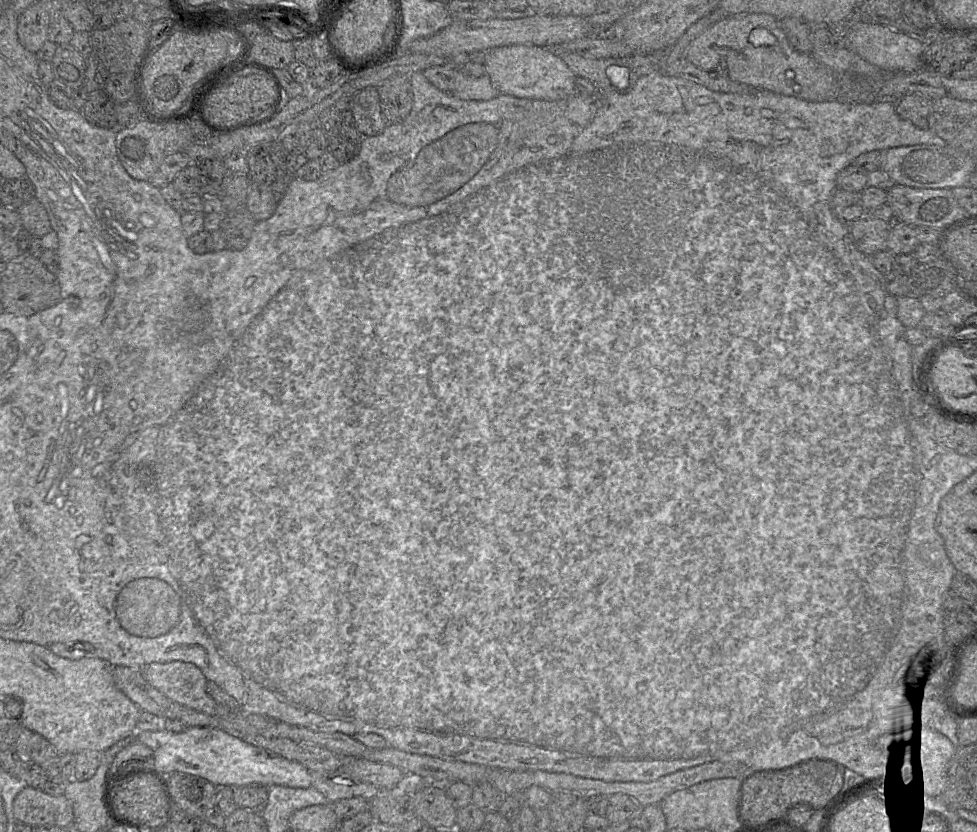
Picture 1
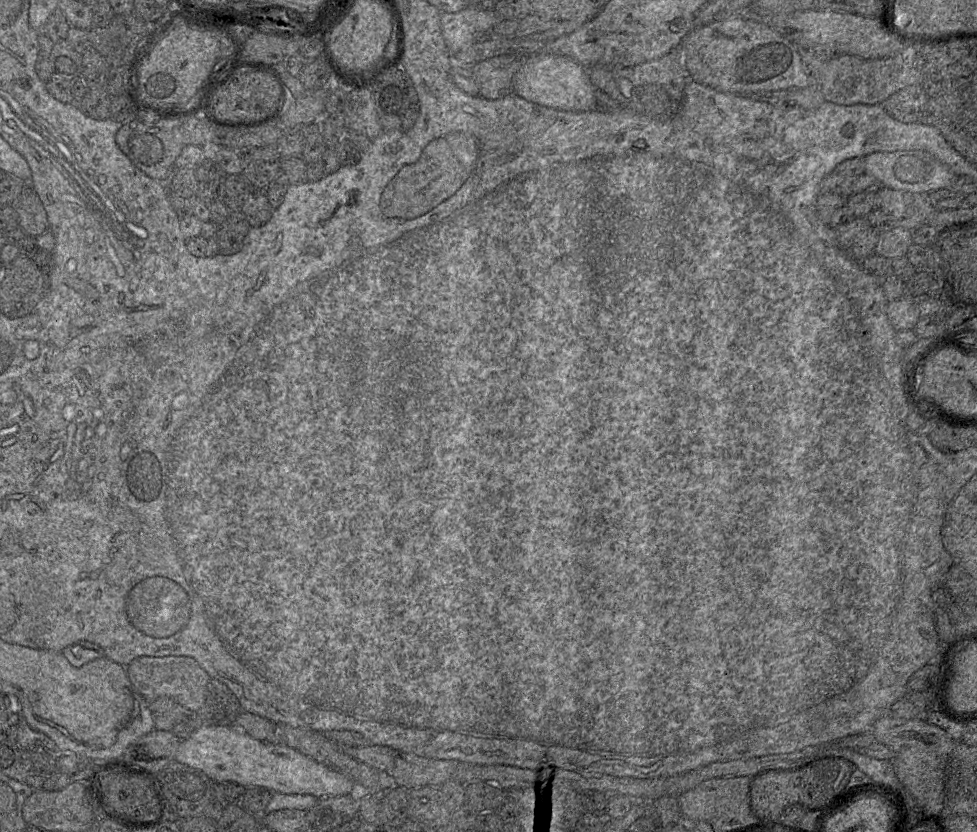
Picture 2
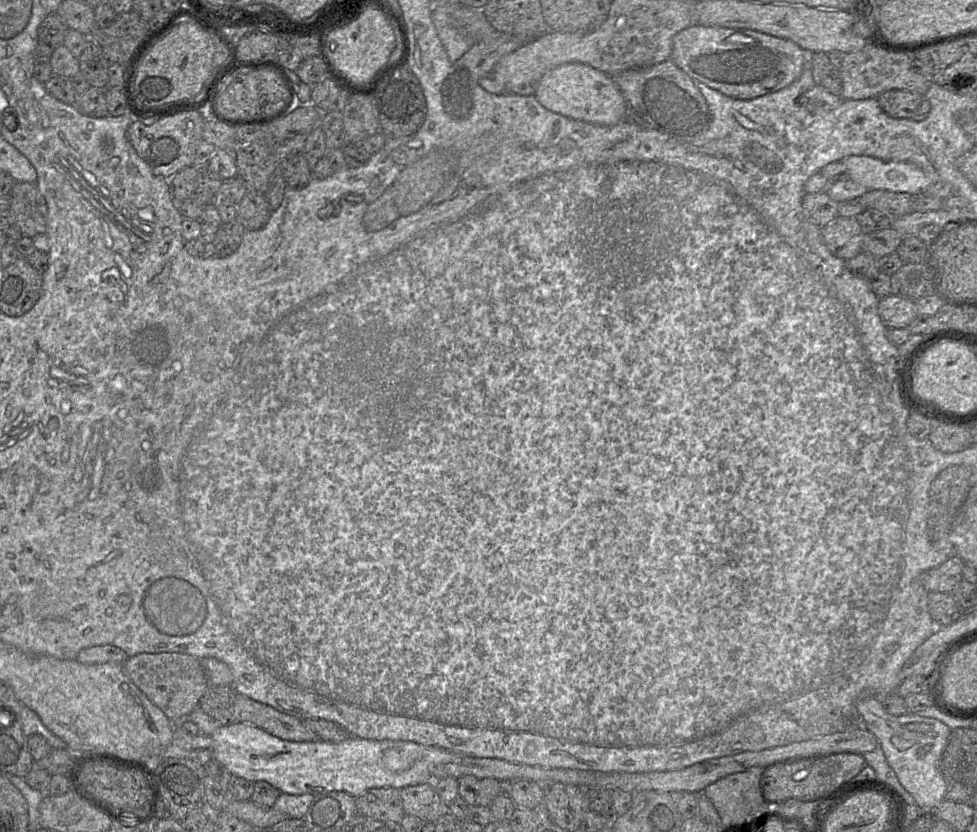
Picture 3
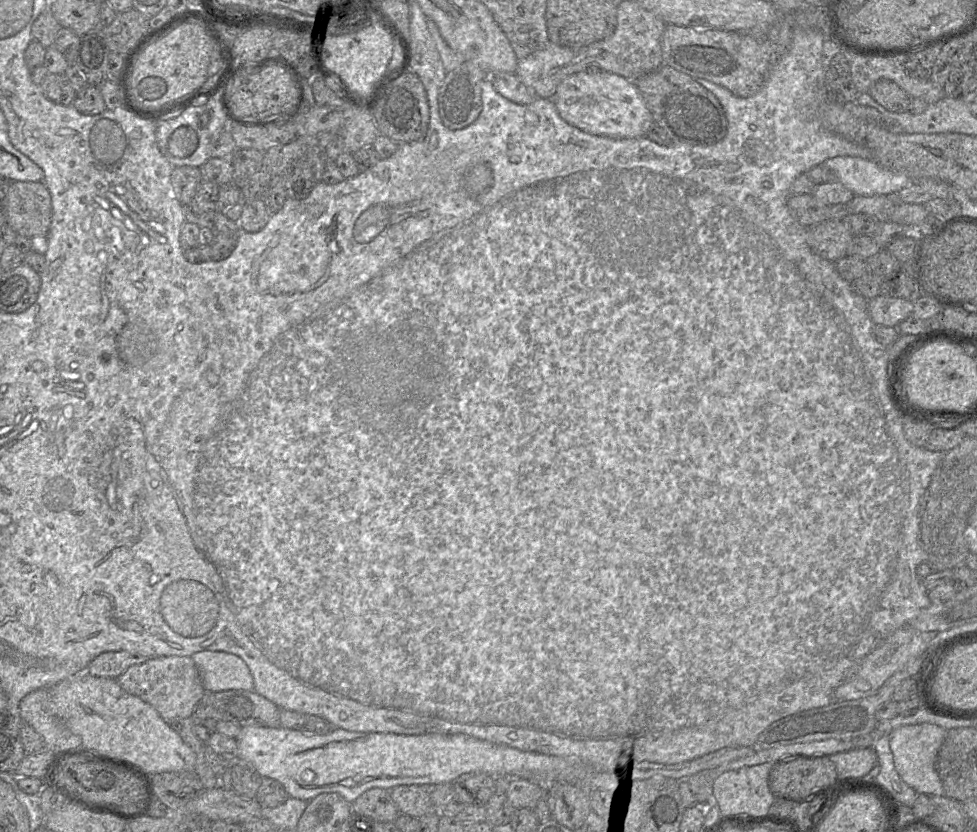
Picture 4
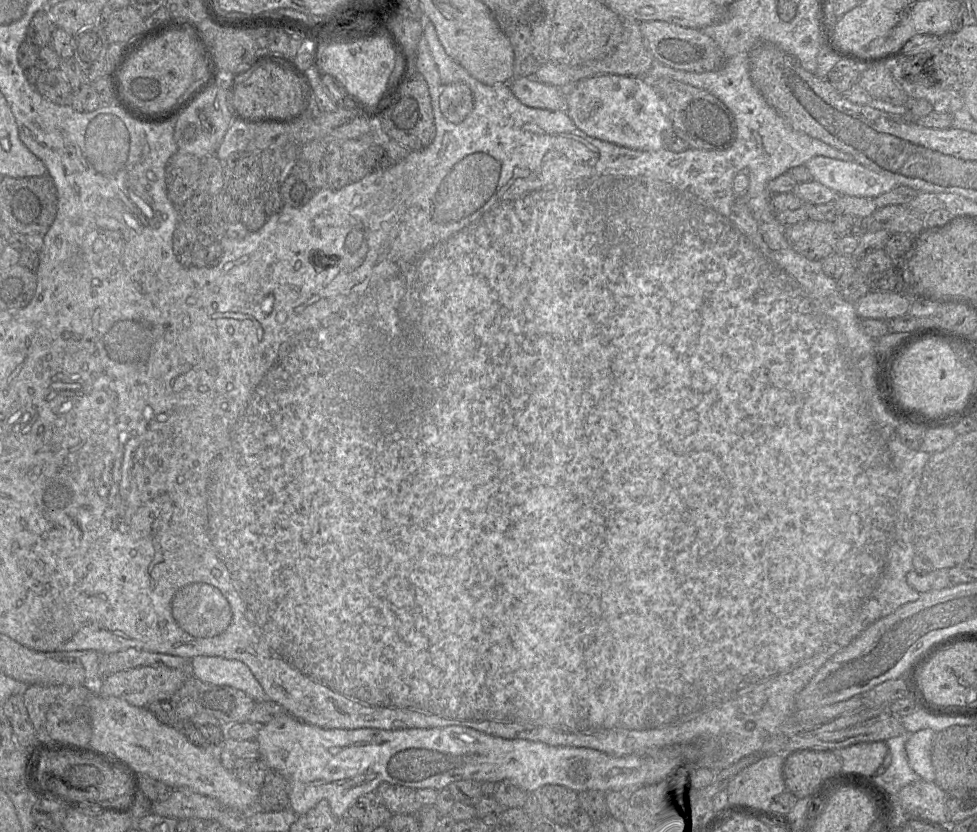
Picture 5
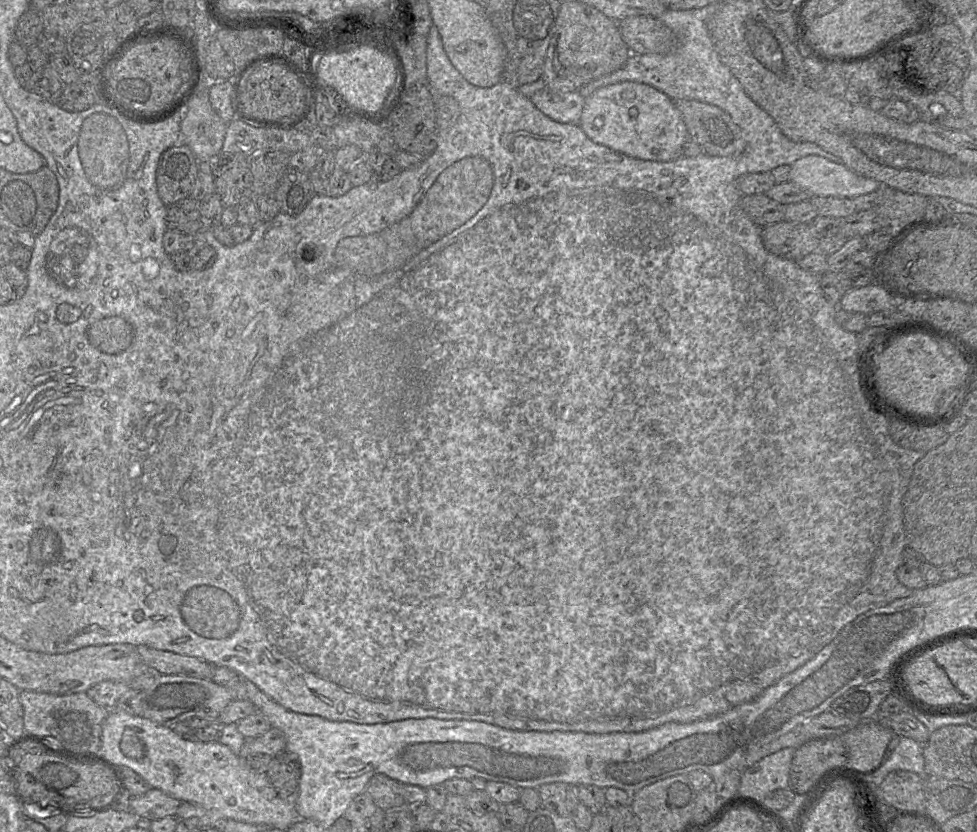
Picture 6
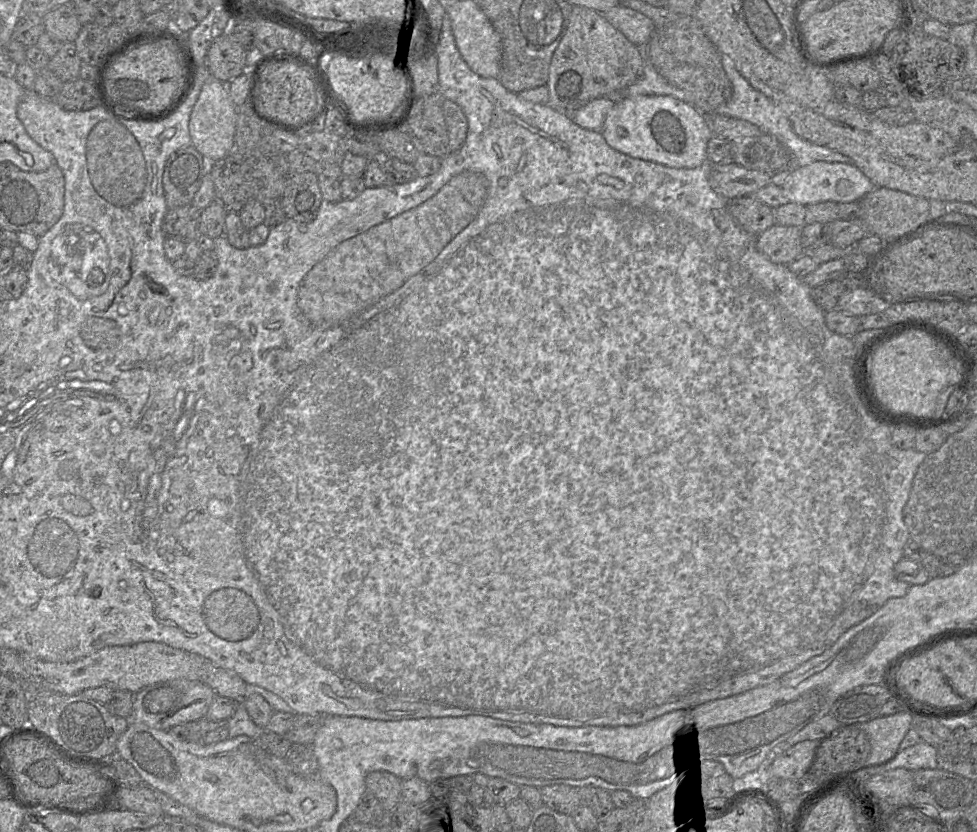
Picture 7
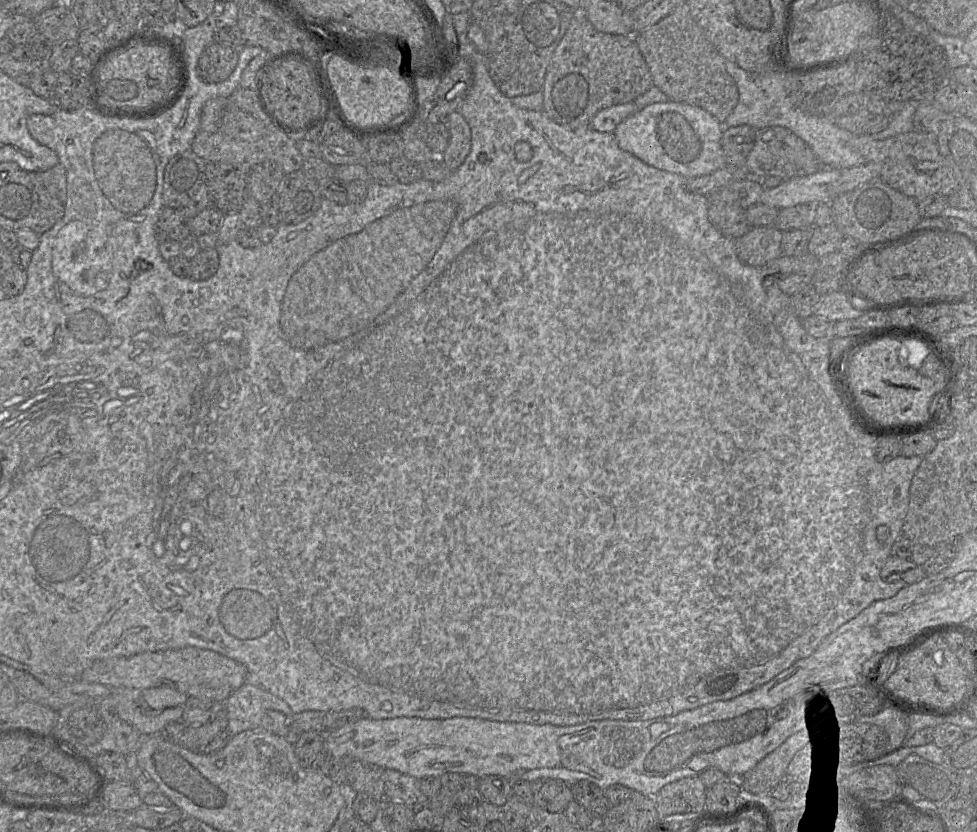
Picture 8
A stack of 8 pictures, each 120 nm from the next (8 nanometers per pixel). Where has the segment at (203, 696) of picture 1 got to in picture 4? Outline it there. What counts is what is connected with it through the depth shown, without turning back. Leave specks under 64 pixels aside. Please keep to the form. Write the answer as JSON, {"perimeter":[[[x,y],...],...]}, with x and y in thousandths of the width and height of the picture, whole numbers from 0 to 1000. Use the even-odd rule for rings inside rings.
{"perimeter":[[[189,788],[155,791],[145,798],[135,799],[122,811],[119,817],[129,832],[157,849],[169,867],[197,862],[202,846],[206,843],[211,831],[200,796],[195,790]]]}

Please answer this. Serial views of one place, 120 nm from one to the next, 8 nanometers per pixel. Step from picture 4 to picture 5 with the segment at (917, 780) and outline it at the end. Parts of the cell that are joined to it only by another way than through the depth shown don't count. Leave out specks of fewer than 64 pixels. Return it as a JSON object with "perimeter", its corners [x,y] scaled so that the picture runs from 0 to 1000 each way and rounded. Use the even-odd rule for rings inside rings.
{"perimeter":[[[943,876],[928,883],[926,895],[931,922],[943,938],[957,939],[957,928],[953,915],[954,895],[958,880],[954,876]]]}

